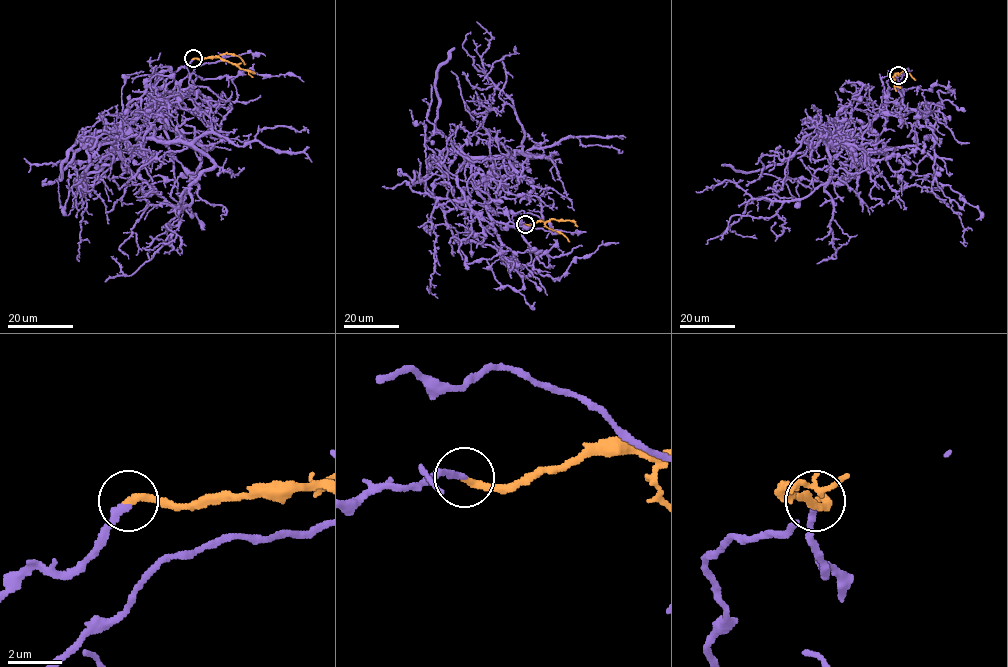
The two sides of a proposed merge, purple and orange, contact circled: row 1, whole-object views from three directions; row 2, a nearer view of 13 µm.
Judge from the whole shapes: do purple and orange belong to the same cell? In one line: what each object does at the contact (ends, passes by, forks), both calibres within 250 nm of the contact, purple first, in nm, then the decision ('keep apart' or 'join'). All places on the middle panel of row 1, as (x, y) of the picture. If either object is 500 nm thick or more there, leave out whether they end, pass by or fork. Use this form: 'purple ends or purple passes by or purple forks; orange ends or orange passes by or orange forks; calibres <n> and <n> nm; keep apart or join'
purple ends; orange ends; calibres 240 and 260 nm; join

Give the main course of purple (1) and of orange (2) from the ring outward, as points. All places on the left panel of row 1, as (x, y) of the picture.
1: (193, 59), (129, 124), (140, 137), (190, 142), (213, 164), (162, 226), (173, 240), (149, 252)
2: (193, 59), (219, 57), (255, 73)

